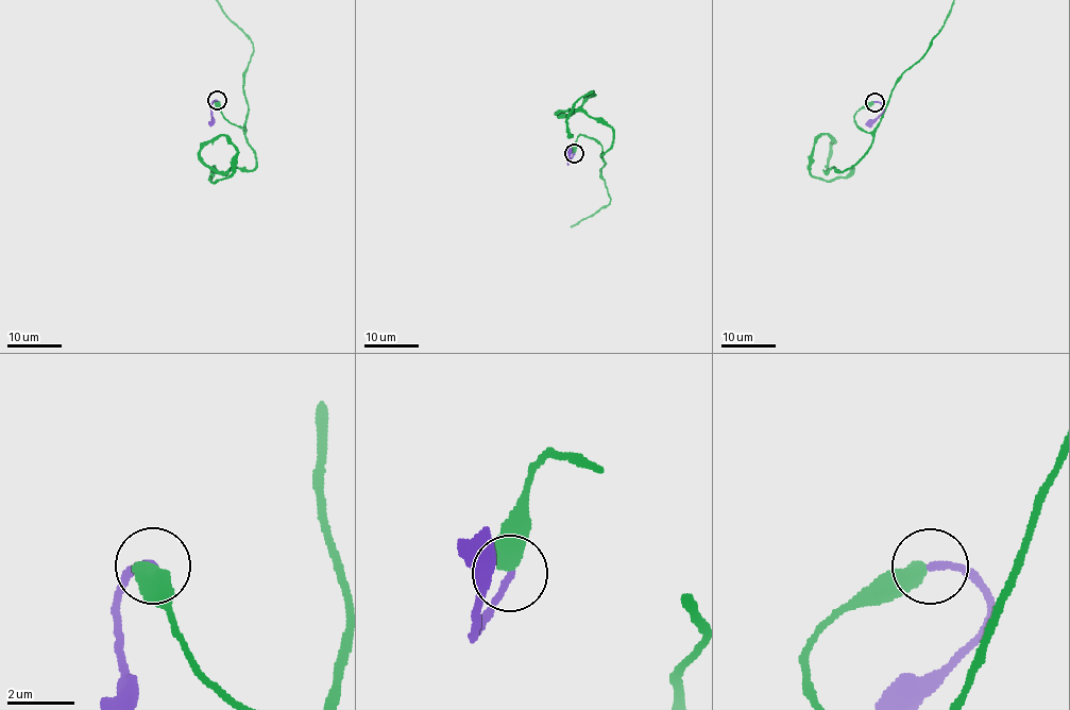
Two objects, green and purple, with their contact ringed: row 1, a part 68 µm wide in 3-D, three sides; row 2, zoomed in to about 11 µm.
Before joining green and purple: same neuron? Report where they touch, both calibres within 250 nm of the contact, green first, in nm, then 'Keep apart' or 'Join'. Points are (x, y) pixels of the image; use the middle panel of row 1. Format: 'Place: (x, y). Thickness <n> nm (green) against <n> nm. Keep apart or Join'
Place: (574, 153). Thickness 550 nm (green) against 200 nm. Join

